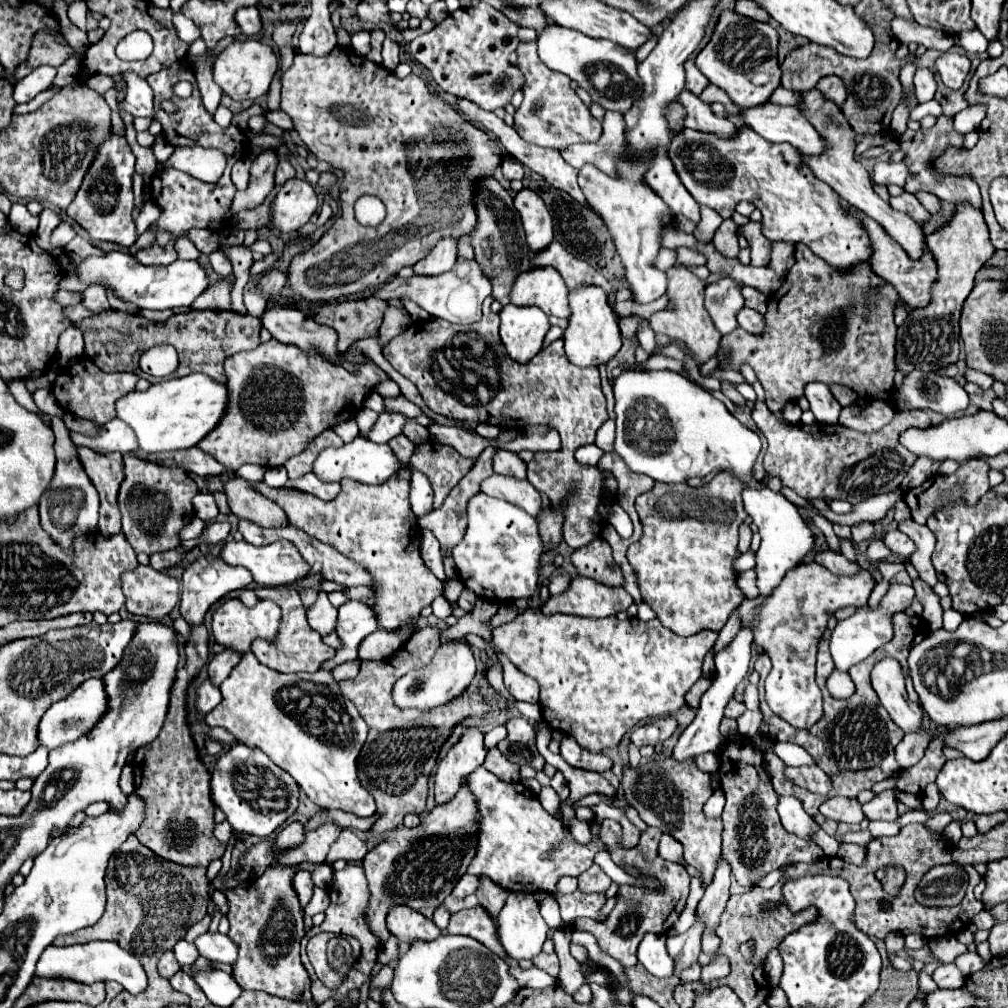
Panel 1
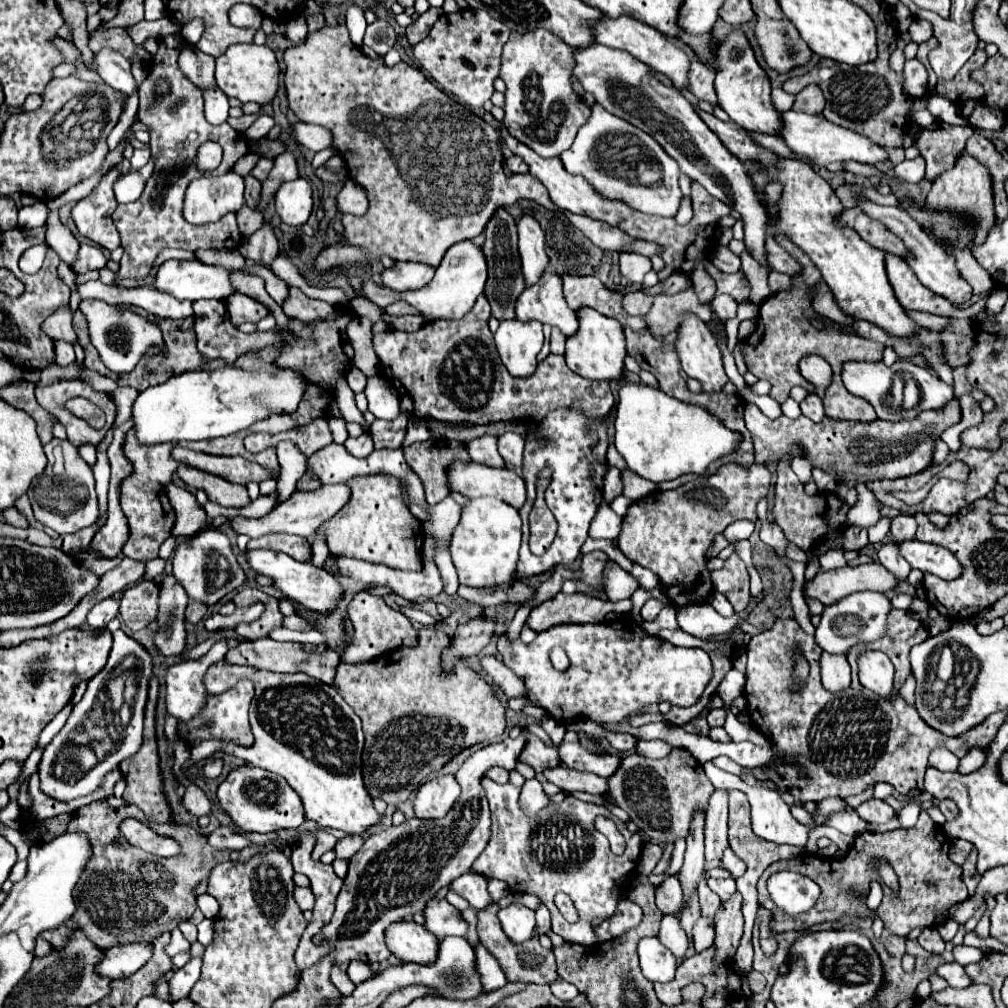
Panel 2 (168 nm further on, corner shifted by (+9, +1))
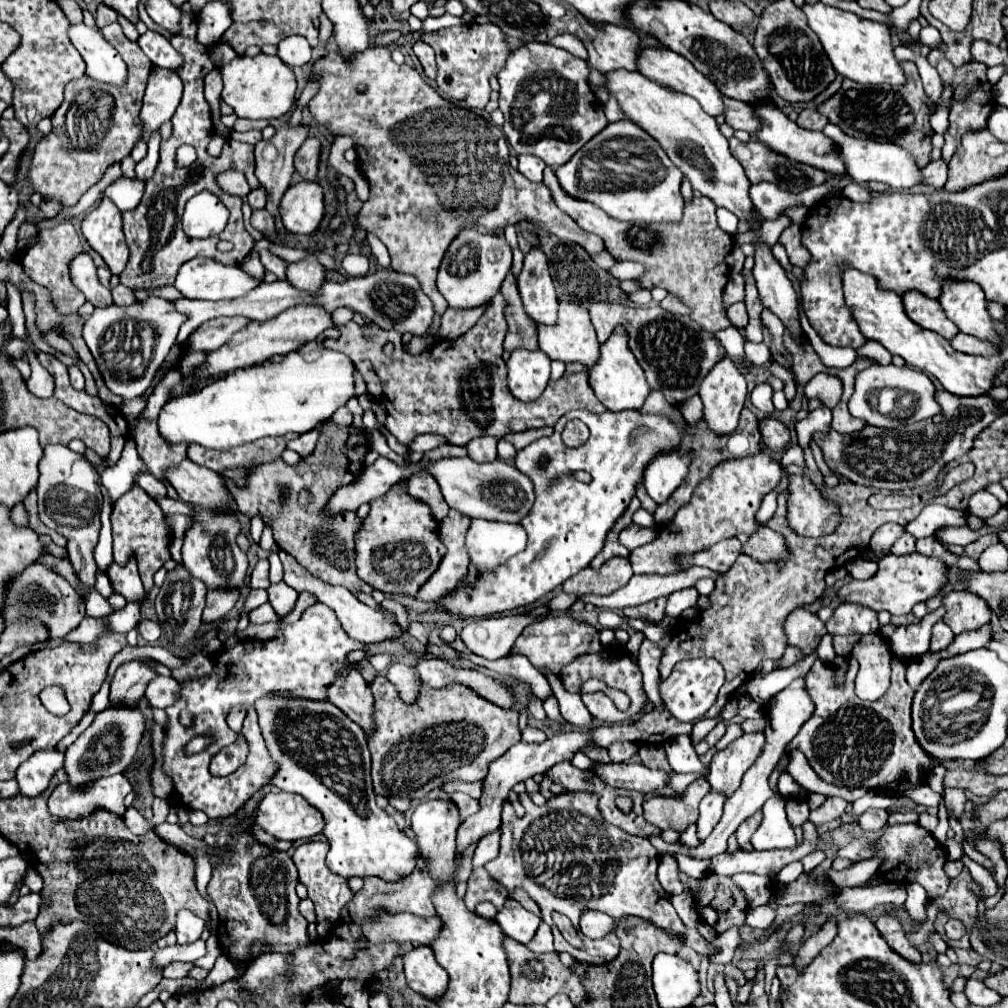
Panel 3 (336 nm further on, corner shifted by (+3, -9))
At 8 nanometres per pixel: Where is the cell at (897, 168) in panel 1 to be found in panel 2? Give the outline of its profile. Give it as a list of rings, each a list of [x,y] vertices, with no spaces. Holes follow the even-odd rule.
[[[921,156],[913,158],[913,160],[903,160],[901,164],[897,164],[893,168],[893,172],[897,178],[901,178],[905,182],[919,182],[925,172],[925,160]]]

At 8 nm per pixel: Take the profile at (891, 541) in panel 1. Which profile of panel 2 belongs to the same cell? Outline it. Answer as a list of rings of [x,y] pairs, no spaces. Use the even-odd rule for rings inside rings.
[[[907,540],[899,544],[899,552],[913,568],[919,568],[921,572],[931,572],[943,580],[953,580],[961,574],[961,564],[943,546]]]

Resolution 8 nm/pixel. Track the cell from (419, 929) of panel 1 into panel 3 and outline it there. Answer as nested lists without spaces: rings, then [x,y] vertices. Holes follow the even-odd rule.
[[[429,946],[413,948],[403,956],[407,986],[431,1002],[437,1002],[449,984],[447,972],[437,964]]]

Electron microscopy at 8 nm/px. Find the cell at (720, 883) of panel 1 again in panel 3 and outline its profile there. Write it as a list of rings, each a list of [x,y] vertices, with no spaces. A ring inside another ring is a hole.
[[[753,732],[739,736],[725,750],[717,752],[709,764],[707,776],[707,782],[713,786],[713,790],[731,796],[741,784],[741,776],[751,768],[751,764],[761,754],[763,744],[763,732]]]

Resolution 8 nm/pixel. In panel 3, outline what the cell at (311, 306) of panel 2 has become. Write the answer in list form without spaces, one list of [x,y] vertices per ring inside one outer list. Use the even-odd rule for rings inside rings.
[[[499,292],[481,320],[457,340],[439,340],[435,348],[411,356],[401,350],[401,334],[385,332],[375,324],[363,328],[349,322],[339,328],[341,336],[333,340],[333,348],[345,352],[355,368],[361,372],[369,394],[381,402],[387,410],[385,428],[405,446],[419,434],[443,436],[447,444],[465,446],[477,436],[503,438],[511,432],[525,432],[541,426],[555,426],[555,422],[575,410],[585,408],[589,412],[605,412],[607,408],[597,400],[589,386],[589,374],[565,374],[557,382],[549,382],[545,392],[535,402],[519,402],[507,388],[507,370],[501,358],[503,338],[507,334],[505,298]],[[365,334],[365,340],[361,338]],[[375,334],[375,336],[367,336]],[[391,342],[393,354],[387,356],[383,346]]]

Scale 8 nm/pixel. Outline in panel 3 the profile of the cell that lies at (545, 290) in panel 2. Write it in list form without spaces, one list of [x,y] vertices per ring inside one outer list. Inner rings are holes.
[[[561,302],[559,304],[559,320],[557,326],[543,326],[539,324],[539,348],[551,358],[551,360],[559,360],[559,362],[579,362],[583,364],[587,370],[593,368],[593,364],[597,364],[597,356],[599,356],[599,342],[595,336],[595,328],[589,320],[589,306],[585,304],[571,304],[571,302]]]

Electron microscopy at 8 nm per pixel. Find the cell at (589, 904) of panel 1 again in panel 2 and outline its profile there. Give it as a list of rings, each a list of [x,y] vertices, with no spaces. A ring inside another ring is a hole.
[[[483,778],[483,788],[487,790],[489,804],[495,804],[495,812],[489,844],[475,860],[473,872],[507,882],[511,892],[515,890],[535,894],[543,904],[547,904],[555,934],[563,936],[567,942],[593,946],[597,942],[591,930],[593,920],[605,920],[615,912],[617,900],[611,892],[613,888],[627,888],[625,874],[635,872],[643,840],[637,834],[629,832],[625,824],[617,818],[617,828],[625,836],[627,848],[623,856],[615,856],[609,848],[609,840],[593,826],[593,820],[599,814],[611,816],[607,808],[567,796],[561,804],[551,802],[537,820],[529,820],[519,808],[519,788],[509,782],[503,786],[489,778]],[[557,892],[569,894],[569,898],[575,902],[577,912],[581,916],[577,924],[561,922],[561,914],[557,914],[553,902]]]

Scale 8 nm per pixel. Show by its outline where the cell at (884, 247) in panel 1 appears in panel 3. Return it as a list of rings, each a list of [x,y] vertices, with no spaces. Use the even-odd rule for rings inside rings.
[[[909,292],[903,296],[903,304],[905,304],[907,316],[921,328],[933,330],[947,340],[951,340],[953,336],[959,334],[959,328],[945,316],[945,312],[937,300],[931,300],[919,292]]]

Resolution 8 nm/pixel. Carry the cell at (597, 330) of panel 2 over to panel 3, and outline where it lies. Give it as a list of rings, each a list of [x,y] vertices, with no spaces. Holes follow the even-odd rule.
[[[617,328],[613,336],[601,346],[601,358],[599,362],[589,370],[589,384],[595,390],[595,396],[609,412],[621,412],[621,410],[639,410],[647,396],[651,394],[651,388],[645,380],[645,374],[641,366],[637,364],[635,356],[627,348],[627,332],[625,328]]]

